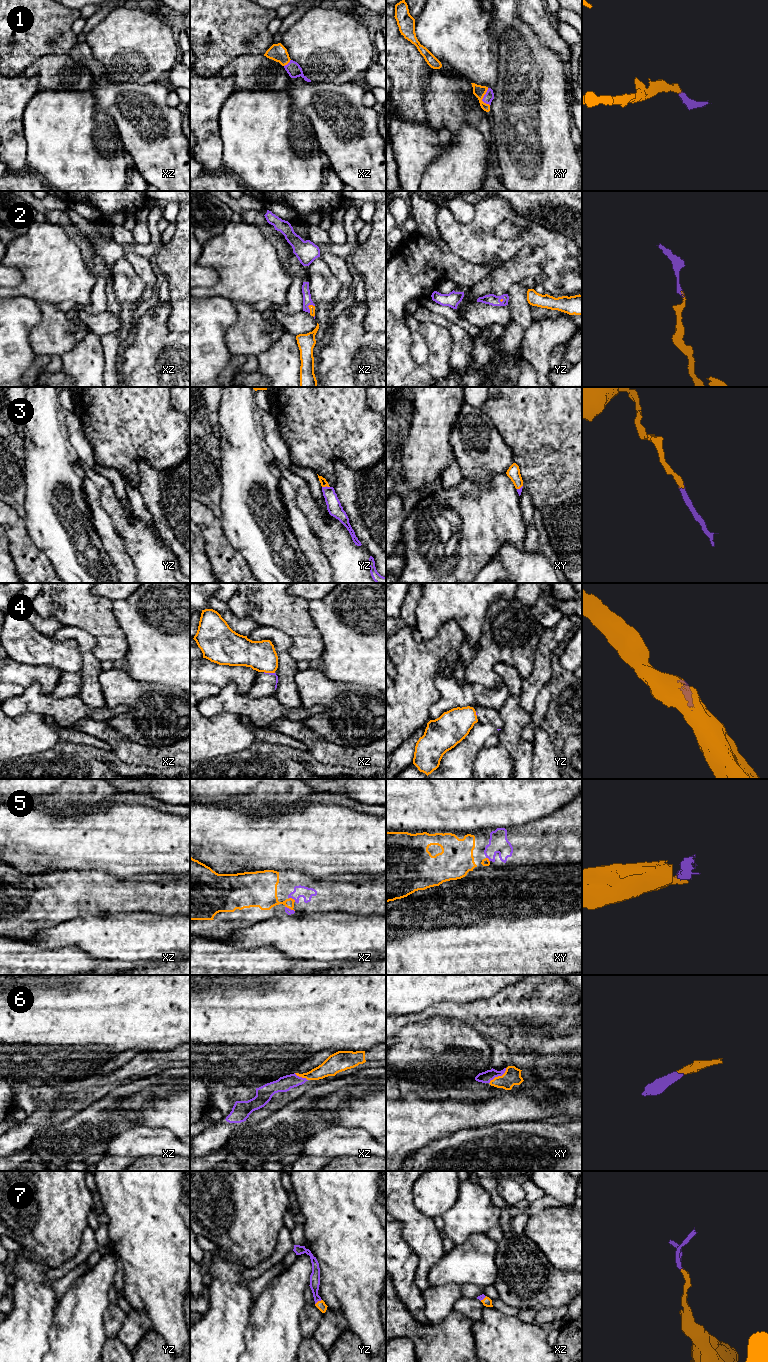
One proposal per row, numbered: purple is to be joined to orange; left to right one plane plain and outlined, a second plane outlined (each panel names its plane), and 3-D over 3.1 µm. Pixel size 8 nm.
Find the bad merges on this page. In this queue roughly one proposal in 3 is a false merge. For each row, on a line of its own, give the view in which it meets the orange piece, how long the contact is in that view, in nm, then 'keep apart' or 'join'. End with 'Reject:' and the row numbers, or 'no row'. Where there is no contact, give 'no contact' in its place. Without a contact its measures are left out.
1: contact in xy; length 140 nm; join
2: contact in xz; length 80 nm; join
3: contact in yz; length 60 nm; join
4: contact in xz; length 90 nm; keep apart
5: contact in xz; length 70 nm; join
6: contact in xy; length 190 nm; join
7: contact in yz; length 70 nm; join
Reject: 4

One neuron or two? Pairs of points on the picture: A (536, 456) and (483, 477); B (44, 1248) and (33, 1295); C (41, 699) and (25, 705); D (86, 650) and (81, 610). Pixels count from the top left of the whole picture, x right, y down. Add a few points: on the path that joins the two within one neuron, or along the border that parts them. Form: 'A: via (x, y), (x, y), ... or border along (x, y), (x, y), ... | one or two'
A: border along (504, 440), (511, 449), (514, 462) | two
B: border along (22, 1246), (50, 1268) | two
C: via (37, 701), (29, 702) | one
D: border along (63, 625), (86, 630), (95, 640), (93, 652) | two

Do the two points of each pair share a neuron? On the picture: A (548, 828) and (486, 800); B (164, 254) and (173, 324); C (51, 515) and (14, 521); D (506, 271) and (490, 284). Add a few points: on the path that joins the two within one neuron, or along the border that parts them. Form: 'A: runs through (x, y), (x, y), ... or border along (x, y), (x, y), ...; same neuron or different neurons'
A: border along (554, 811), (543, 817), (509, 826); different neurons
B: runs through (179, 271), (179, 307); same neuron
C: border along (23, 518), (28, 535), (33, 541); different neurons
D: runs through (502, 275), (494, 283); same neuron

